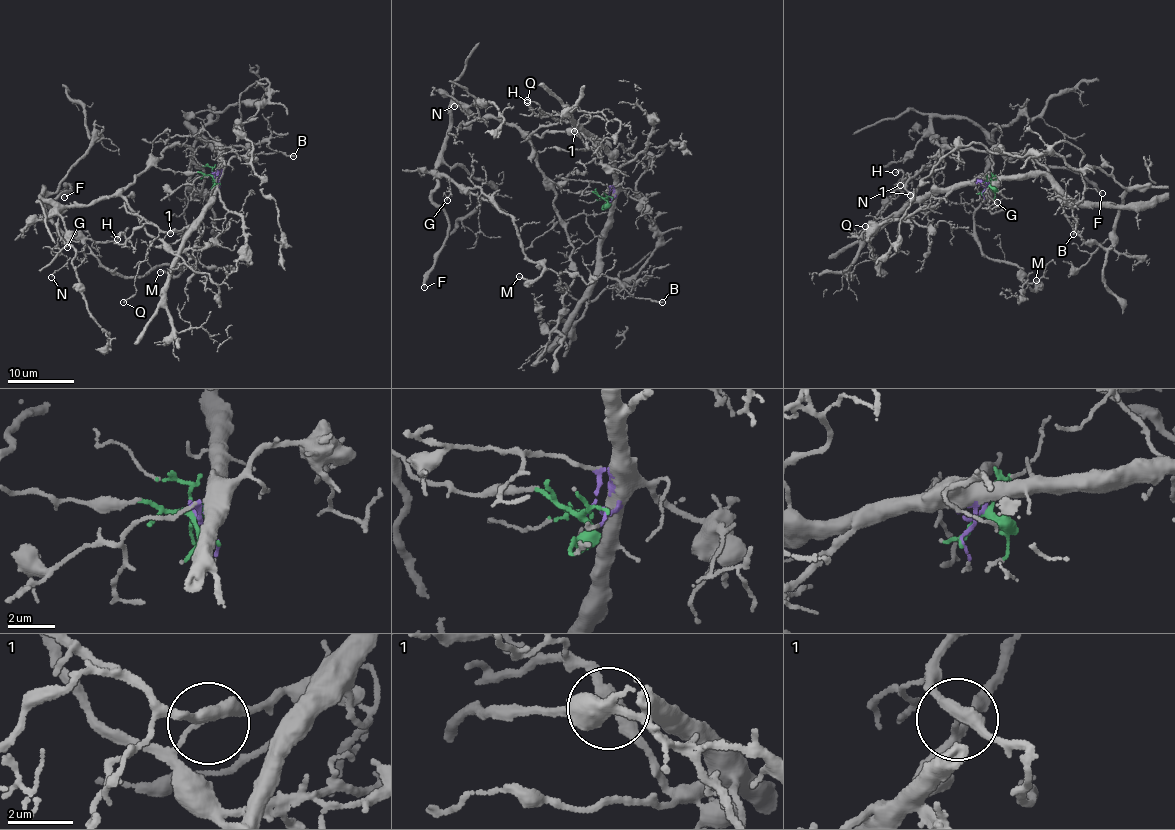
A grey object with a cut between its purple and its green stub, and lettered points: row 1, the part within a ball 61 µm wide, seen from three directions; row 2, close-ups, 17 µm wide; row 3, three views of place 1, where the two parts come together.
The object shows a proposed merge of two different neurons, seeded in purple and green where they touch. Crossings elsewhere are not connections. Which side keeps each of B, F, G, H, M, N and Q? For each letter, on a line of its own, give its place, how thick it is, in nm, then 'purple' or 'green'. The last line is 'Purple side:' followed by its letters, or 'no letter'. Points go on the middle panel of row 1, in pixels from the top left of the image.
B: (662, 302) | 200 nm | purple
F: (424, 287) | 280 nm | green
G: (447, 200) | 90 nm | green
H: (527, 102) | 200 nm | purple
M: (519, 276) | 160 nm | green
N: (454, 106) | 130 nm | green
Q: (527, 100) | 140 nm | purple
Purple side: B, H, Q

